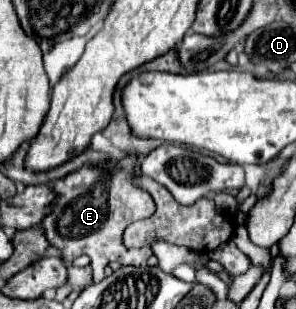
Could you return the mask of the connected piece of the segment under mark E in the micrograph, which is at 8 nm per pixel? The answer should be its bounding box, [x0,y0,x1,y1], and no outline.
[41,157,155,281]

